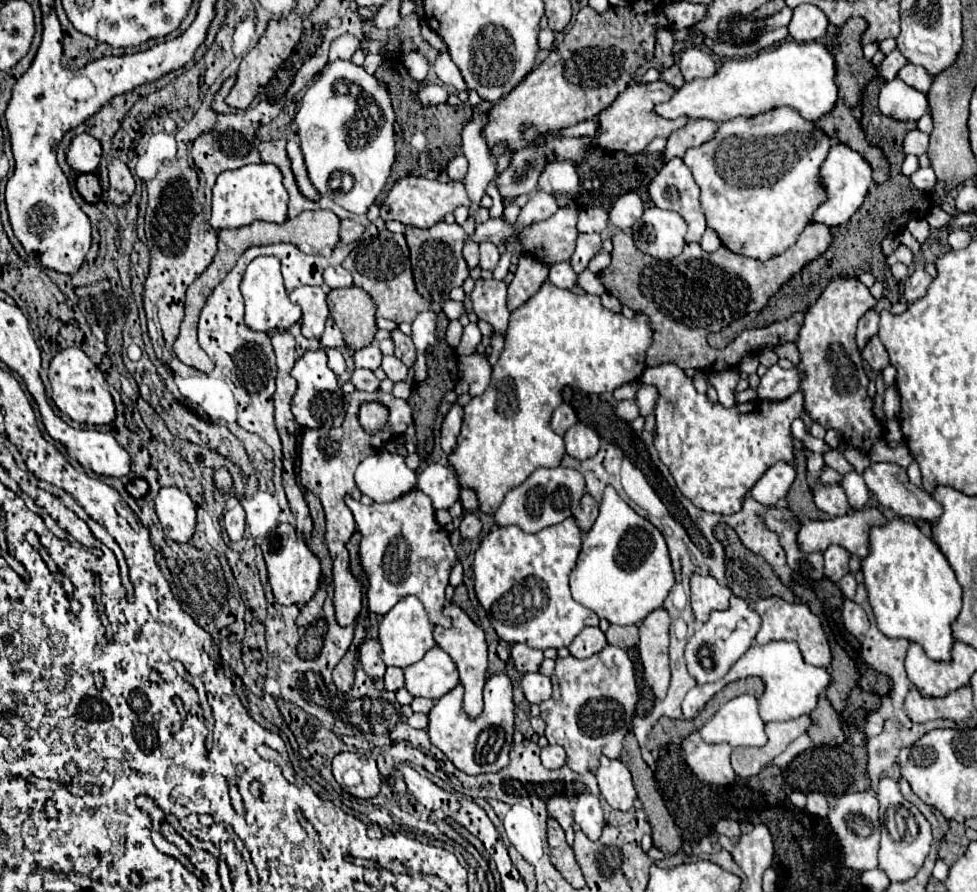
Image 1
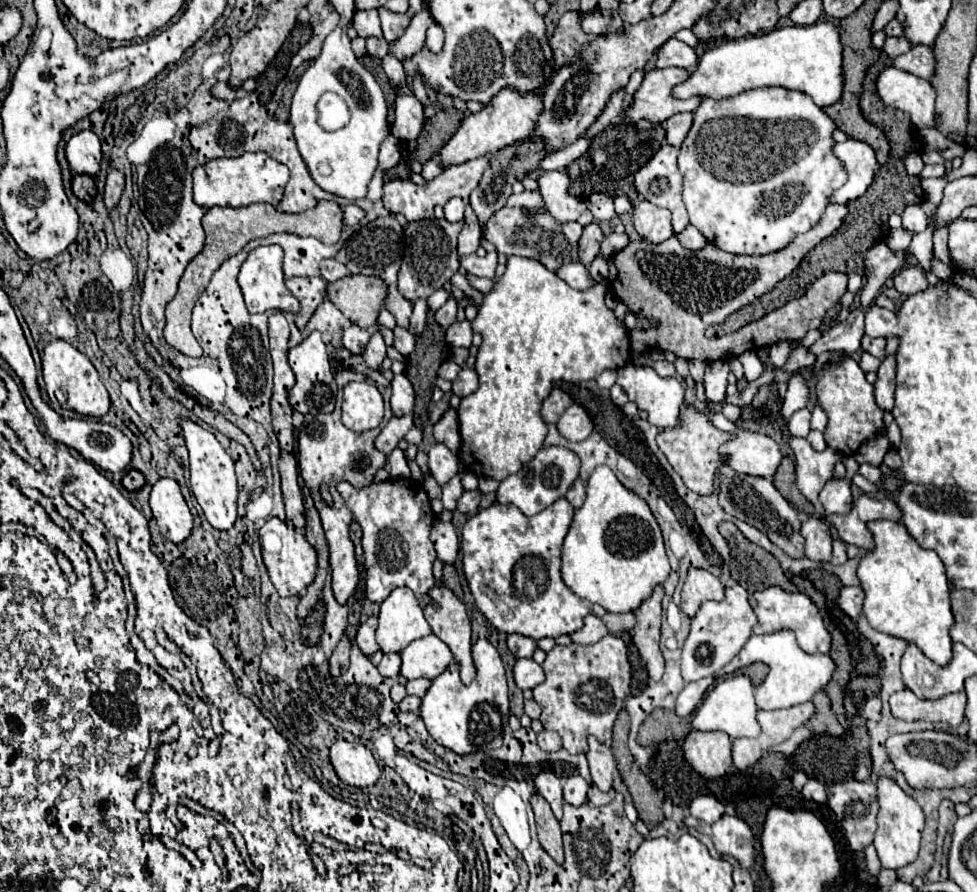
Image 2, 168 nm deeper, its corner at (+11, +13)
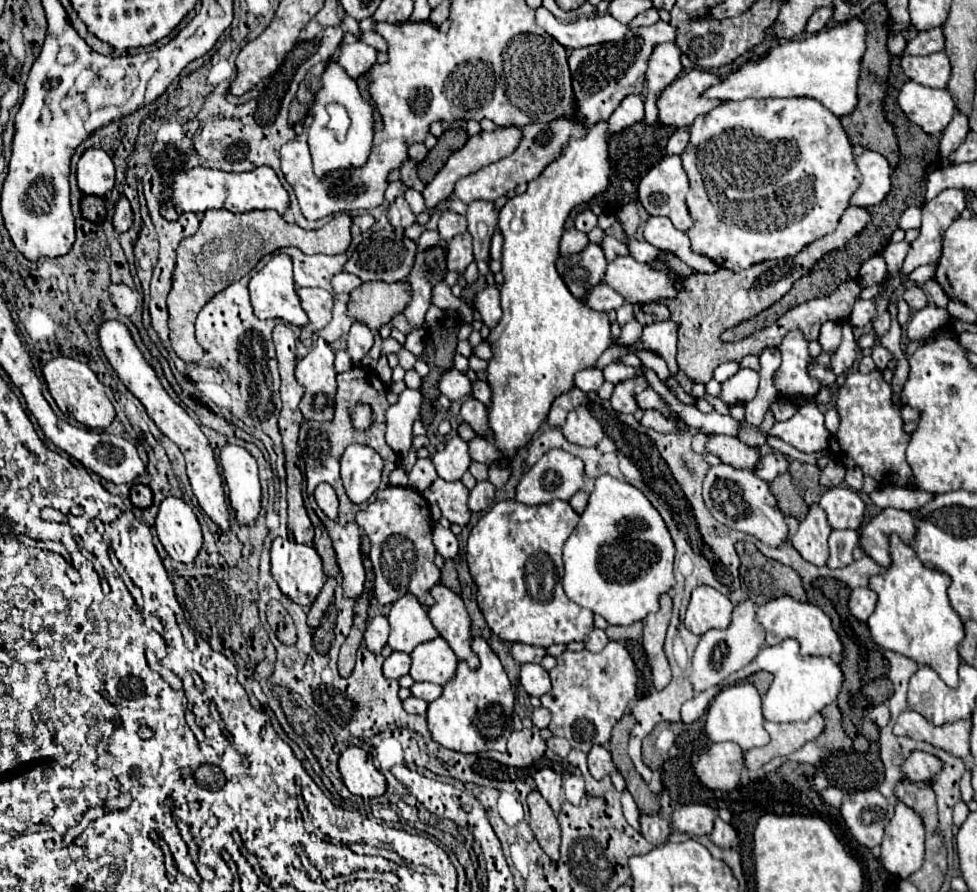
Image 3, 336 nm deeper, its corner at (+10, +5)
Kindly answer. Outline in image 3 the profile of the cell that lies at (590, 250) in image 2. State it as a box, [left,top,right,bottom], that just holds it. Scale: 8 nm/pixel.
[600,236,628,262]

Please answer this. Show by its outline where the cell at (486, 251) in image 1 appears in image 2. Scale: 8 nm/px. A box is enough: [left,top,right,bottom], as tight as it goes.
[457,206,481,258]

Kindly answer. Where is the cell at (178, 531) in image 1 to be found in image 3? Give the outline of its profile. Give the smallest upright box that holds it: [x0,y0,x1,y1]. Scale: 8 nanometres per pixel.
[156,496,202,562]

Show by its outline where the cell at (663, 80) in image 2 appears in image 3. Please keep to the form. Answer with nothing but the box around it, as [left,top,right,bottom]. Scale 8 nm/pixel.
[658,70,720,126]

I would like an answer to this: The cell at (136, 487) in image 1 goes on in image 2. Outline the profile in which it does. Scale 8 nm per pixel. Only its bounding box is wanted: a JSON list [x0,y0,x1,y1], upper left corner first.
[123,470,145,492]

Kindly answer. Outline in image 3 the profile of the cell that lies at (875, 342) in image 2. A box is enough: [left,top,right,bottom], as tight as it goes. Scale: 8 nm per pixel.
[872,344,892,370]

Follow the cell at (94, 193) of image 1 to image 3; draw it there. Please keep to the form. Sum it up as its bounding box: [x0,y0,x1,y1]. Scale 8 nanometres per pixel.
[80,196,106,224]

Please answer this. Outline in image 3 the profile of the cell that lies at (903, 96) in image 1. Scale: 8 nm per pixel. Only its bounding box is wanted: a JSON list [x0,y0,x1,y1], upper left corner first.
[898,82,956,134]

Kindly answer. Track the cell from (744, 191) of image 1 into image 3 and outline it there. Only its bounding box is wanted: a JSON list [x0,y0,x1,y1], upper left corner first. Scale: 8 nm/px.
[680,98,862,272]

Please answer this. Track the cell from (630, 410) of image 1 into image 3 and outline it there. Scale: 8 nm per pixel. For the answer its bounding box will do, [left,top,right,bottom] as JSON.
[610,376,648,414]

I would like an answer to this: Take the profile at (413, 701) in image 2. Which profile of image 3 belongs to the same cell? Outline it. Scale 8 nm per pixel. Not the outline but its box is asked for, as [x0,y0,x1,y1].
[402,696,428,716]

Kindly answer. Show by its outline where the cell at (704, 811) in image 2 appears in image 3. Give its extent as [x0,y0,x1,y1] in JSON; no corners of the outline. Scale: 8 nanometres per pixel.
[672,804,716,836]

